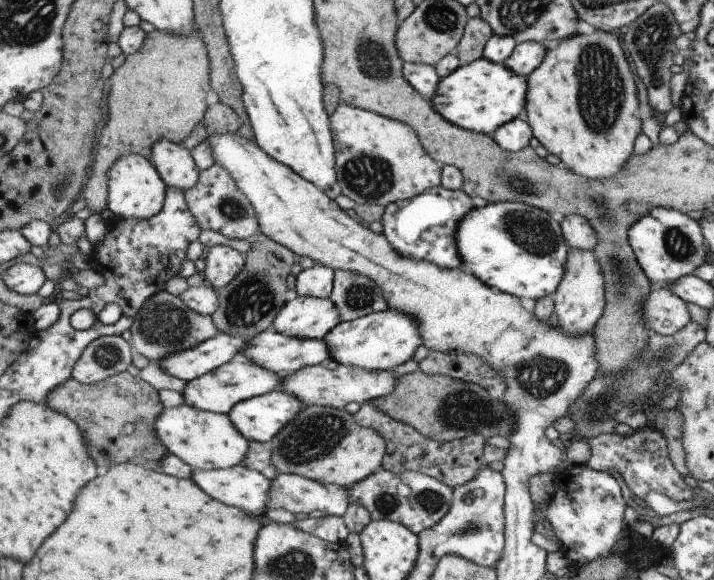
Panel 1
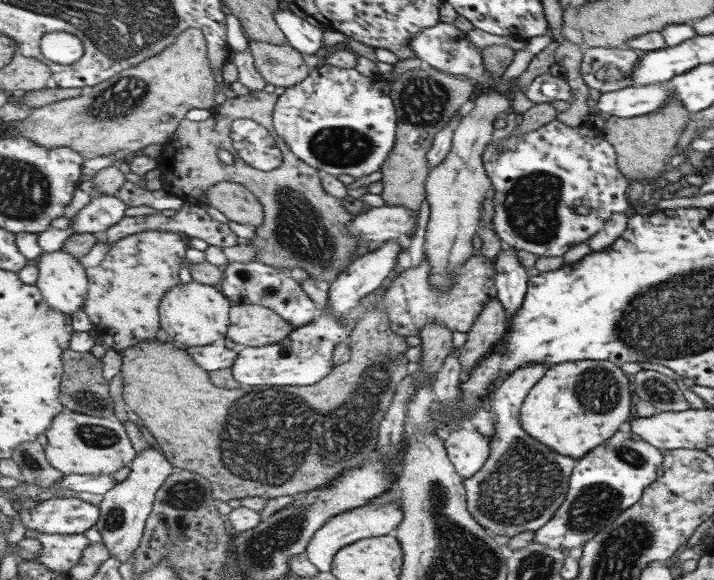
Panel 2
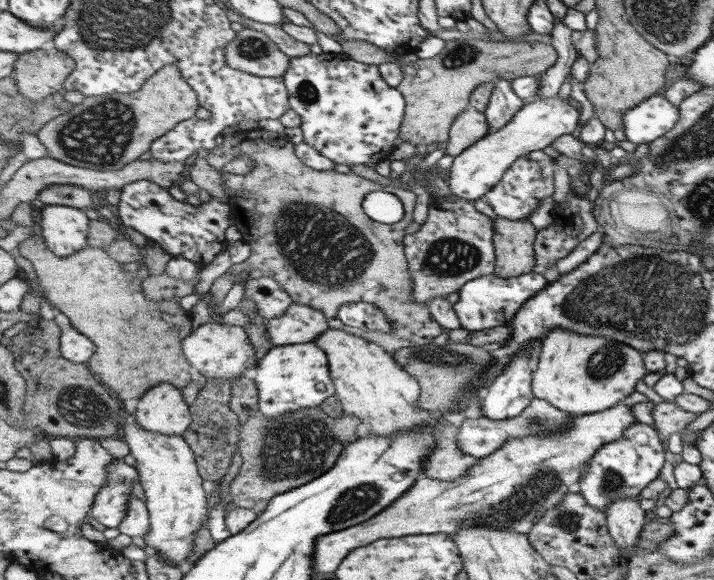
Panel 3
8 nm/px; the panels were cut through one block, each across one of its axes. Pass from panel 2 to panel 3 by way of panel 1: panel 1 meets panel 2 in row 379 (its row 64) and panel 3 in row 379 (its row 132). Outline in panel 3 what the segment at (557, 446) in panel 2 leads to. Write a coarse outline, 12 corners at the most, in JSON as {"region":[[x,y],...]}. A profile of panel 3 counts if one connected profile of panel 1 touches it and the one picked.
{"region":[[555,328],[532,389],[572,416],[604,412],[645,376],[641,354]]}

